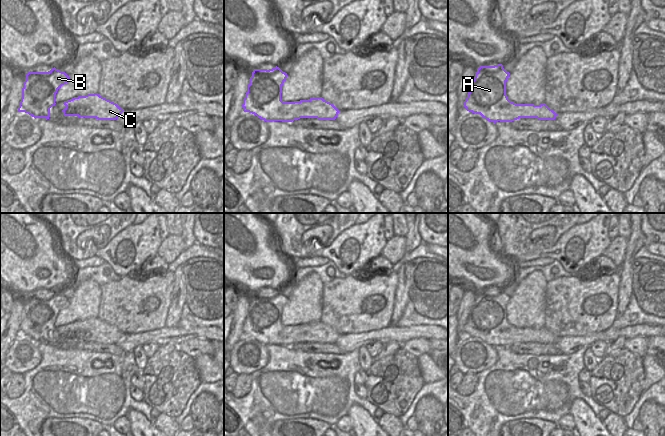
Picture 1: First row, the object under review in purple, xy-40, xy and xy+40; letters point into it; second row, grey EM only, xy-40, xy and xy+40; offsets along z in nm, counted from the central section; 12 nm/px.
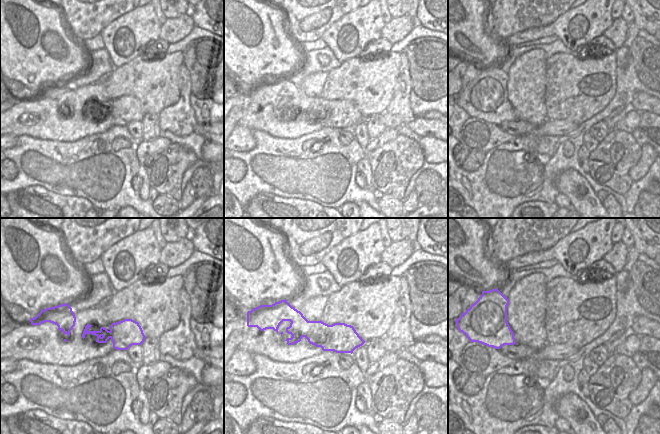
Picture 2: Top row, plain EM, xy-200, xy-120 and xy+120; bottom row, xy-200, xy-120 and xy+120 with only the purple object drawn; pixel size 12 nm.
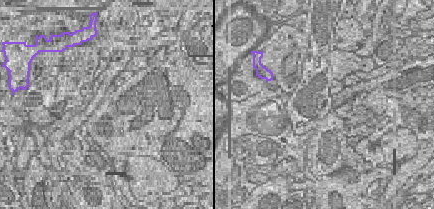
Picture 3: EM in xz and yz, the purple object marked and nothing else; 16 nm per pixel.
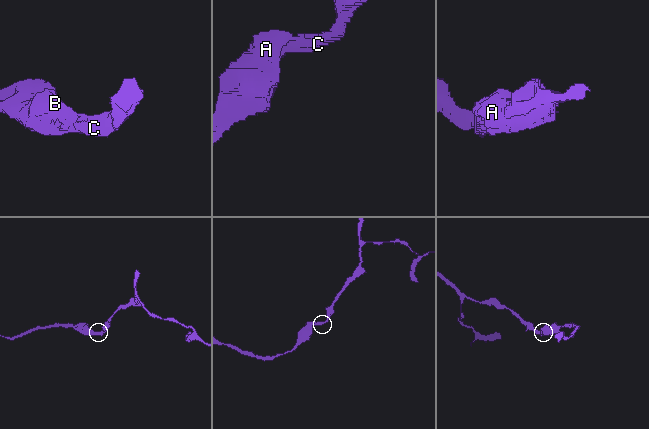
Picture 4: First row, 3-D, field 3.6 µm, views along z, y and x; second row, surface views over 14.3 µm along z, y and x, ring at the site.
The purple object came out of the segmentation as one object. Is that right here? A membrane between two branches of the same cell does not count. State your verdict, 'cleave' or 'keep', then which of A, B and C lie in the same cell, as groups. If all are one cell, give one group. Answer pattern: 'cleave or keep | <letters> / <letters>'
keep | A B C

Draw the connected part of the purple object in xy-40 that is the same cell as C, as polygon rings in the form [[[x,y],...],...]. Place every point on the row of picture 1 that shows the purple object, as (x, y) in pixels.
[[[98,93],[74,97],[64,101],[64,116],[96,118],[98,120],[116,120],[124,111],[116,103],[100,96]]]

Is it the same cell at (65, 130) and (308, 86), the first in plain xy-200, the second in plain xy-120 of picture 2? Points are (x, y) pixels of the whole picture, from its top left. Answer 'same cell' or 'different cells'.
different cells

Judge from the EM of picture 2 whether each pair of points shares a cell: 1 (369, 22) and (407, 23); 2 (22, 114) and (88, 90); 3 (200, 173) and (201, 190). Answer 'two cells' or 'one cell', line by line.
1: two cells
2: one cell
3: one cell

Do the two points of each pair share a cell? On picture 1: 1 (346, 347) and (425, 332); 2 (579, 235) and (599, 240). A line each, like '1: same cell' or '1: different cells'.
1: same cell
2: same cell

